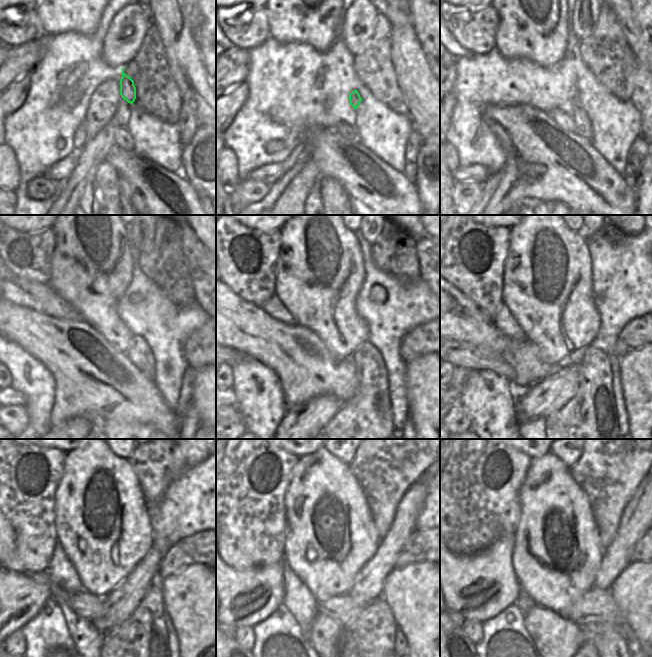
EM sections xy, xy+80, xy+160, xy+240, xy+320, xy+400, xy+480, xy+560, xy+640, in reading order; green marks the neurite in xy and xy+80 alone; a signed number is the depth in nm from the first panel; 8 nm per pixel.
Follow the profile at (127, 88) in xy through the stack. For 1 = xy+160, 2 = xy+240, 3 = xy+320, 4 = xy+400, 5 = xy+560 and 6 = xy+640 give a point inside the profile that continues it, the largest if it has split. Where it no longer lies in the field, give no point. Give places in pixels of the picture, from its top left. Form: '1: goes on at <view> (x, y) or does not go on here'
1: goes on at xy+160 (583, 124)
2: goes on at xy+240 (139, 353)
3: goes on at xy+320 (367, 418)
4: goes on at xy+400 (590, 418)
5: goes on at xy+560 (368, 642)
6: goes on at xy+640 (589, 630)

